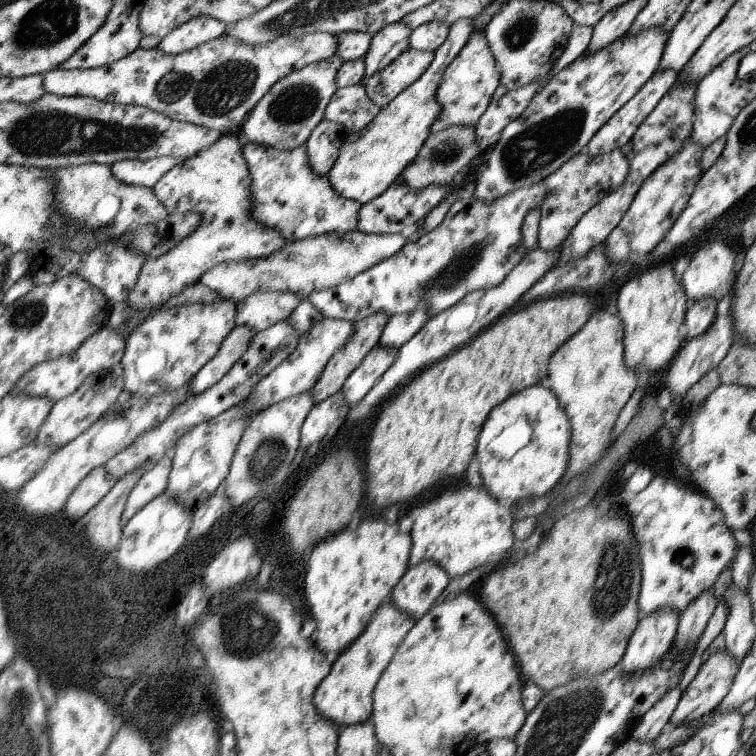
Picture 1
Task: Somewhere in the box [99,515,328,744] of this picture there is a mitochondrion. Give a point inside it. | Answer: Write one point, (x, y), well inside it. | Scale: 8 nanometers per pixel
(237, 627)

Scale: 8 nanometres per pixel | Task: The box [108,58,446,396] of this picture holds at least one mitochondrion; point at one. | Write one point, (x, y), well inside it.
(297, 103)

